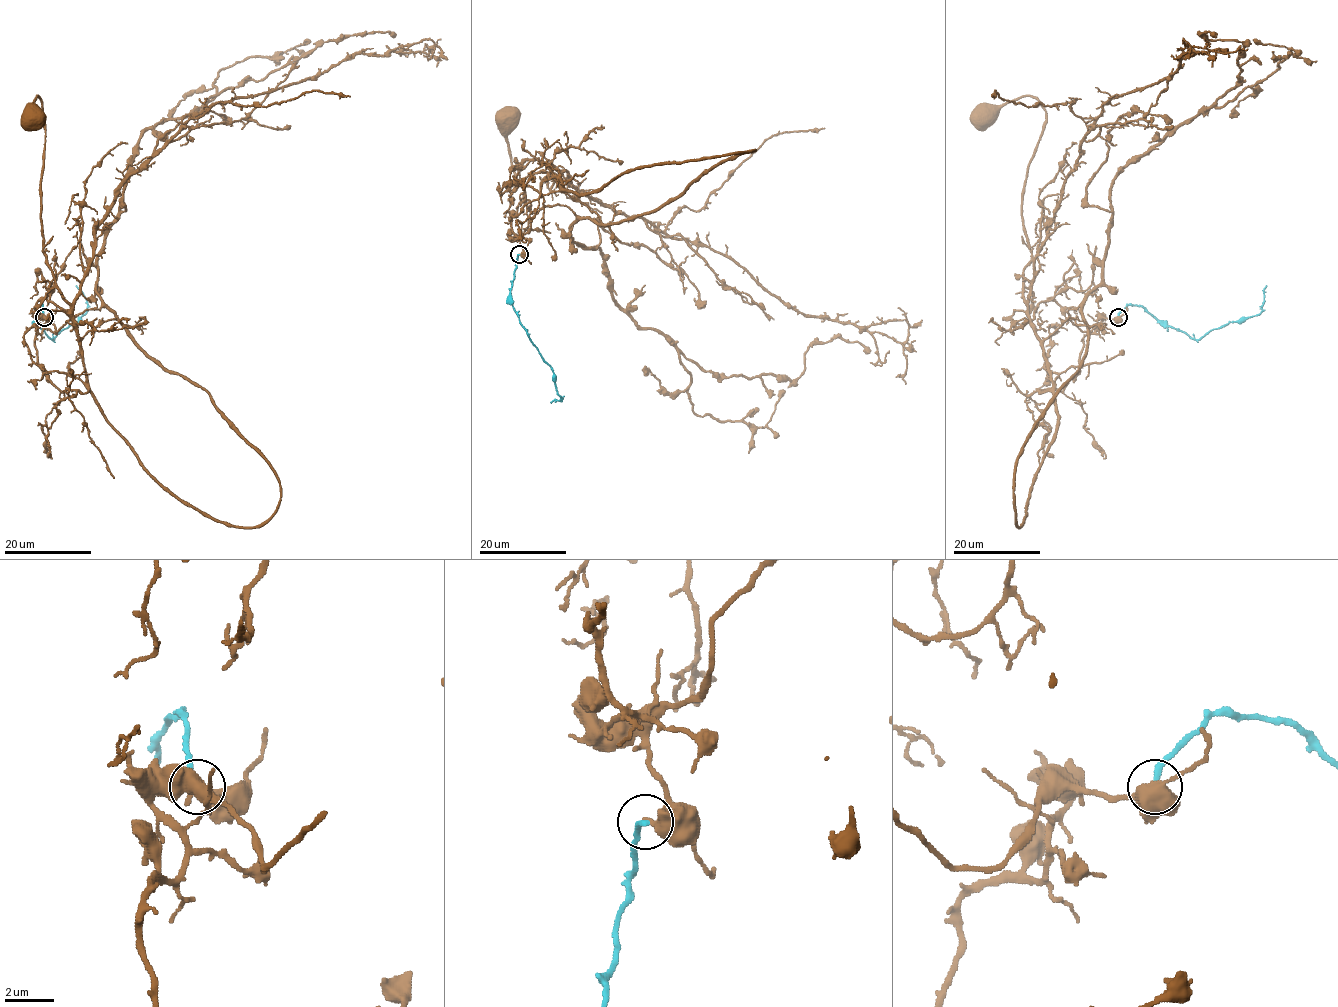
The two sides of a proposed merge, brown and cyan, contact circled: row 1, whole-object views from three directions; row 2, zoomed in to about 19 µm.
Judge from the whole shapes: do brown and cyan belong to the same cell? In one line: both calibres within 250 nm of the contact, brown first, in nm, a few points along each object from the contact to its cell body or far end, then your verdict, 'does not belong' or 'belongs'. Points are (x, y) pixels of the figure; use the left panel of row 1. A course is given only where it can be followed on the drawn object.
440 nm thick on the brown side, 280 nm on the other; brown runs (45, 317), (57, 331), (108, 307), (126, 326), (79, 340), (46, 258), (37, 96), (34, 114); cyan runs (45, 317), (39, 305), (36, 323), (52, 340), (78, 321), (87, 310), (86, 297), (76, 285); does not belong

